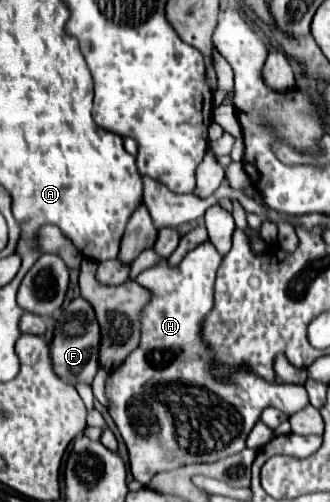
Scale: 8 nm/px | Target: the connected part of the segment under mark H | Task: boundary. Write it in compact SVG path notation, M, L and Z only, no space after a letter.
M205 240L195 250L191 250L177 268L161 262L137 276L137 282L151 290L153 298L141 312L141 344L129 354L125 364L107 378L107 396L111 400L111 418L115 420L129 450L131 474L143 486L157 472L173 470L187 464L209 464L241 452L251 428L257 424L261 412L267 406L293 416L309 404L304 385L265 382L247 370L239 370L231 382L213 380L209 372L209 350L201 340L201 324L213 308L213 284L221 260L223 258L217 248L209 240Z

